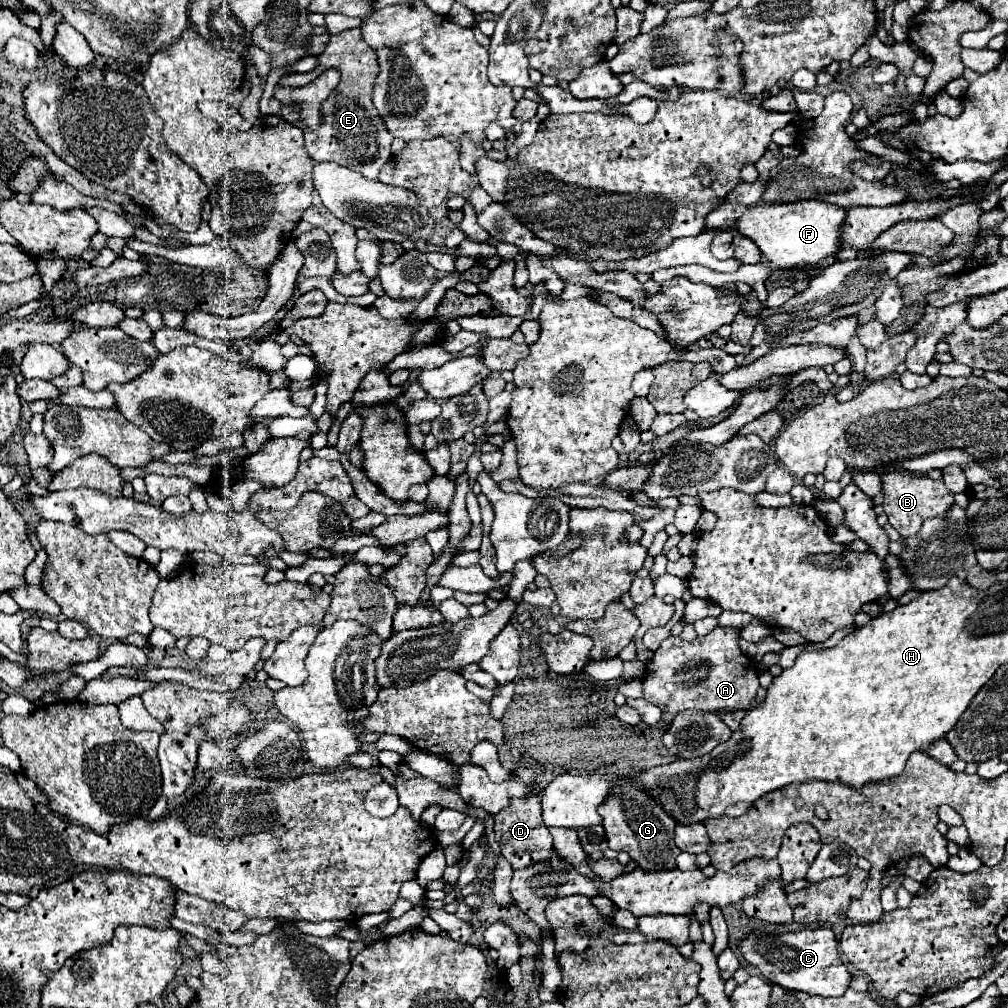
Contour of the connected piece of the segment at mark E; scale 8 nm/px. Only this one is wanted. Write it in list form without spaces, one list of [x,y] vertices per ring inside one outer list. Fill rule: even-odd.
[[[347,29],[343,33],[331,35],[325,51],[319,55],[319,65],[311,73],[295,73],[281,83],[289,87],[303,87],[305,83],[313,81],[317,73],[335,67],[341,71],[341,81],[339,85],[331,91],[329,99],[325,101],[323,107],[323,125],[319,129],[303,129],[305,133],[305,149],[311,159],[315,161],[335,161],[341,163],[351,163],[351,169],[363,173],[367,179],[377,179],[379,177],[379,163],[387,163],[391,159],[391,141],[393,137],[389,131],[385,131],[385,125],[381,125],[381,117],[377,115],[377,109],[371,103],[371,89],[373,89],[373,79],[377,77],[377,55],[375,51],[361,39],[359,29]]]

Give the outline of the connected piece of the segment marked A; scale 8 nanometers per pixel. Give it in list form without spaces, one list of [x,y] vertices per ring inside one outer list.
[[[715,627],[711,633],[697,637],[695,641],[683,641],[673,635],[667,637],[645,665],[645,699],[673,715],[685,709],[711,713],[749,709],[759,689],[759,667],[739,649],[737,639],[739,631],[733,627]]]

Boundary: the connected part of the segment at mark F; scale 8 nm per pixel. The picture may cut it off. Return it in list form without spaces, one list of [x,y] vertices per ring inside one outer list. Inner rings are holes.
[[[809,199],[795,203],[755,203],[751,207],[743,205],[723,205],[705,217],[707,229],[733,227],[741,235],[753,239],[761,249],[763,257],[781,269],[813,269],[821,267],[827,259],[837,261],[841,251],[841,231],[845,225],[847,211],[833,207],[831,203]]]

